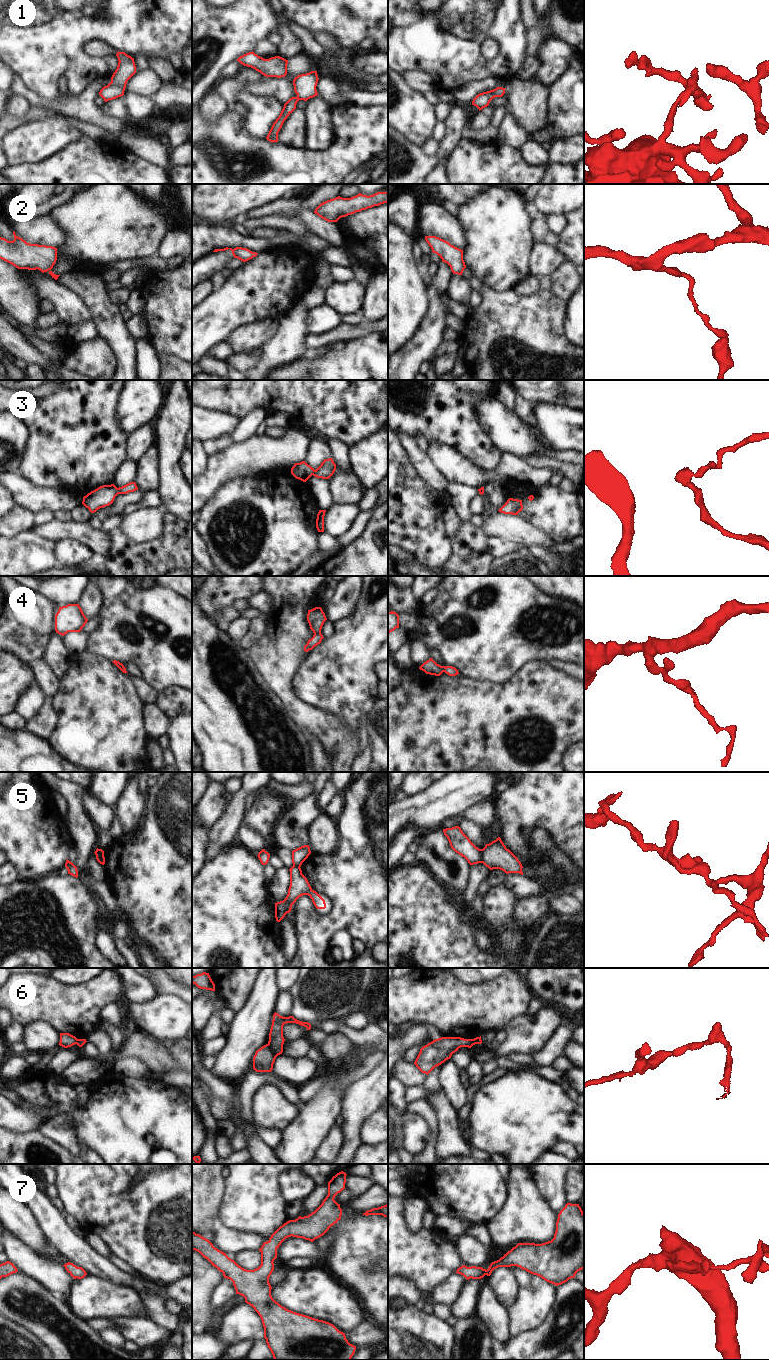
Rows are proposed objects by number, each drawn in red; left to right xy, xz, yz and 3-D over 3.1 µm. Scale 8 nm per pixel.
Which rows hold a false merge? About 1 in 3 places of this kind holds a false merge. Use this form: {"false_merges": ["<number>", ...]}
{"false_merges": ["3", "4", "5", "6"]}

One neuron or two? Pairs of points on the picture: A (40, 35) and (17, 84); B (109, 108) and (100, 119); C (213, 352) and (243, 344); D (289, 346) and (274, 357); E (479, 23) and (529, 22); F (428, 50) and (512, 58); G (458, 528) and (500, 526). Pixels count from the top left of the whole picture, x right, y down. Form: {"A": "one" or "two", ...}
{"A": "two", "B": "two", "C": "two", "D": "one", "E": "two", "F": "one", "G": "two"}

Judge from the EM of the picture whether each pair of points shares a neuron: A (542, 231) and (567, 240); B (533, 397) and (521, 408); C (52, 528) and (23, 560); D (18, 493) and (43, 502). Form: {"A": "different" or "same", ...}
{"A": "different", "B": "different", "C": "different", "D": "same"}

